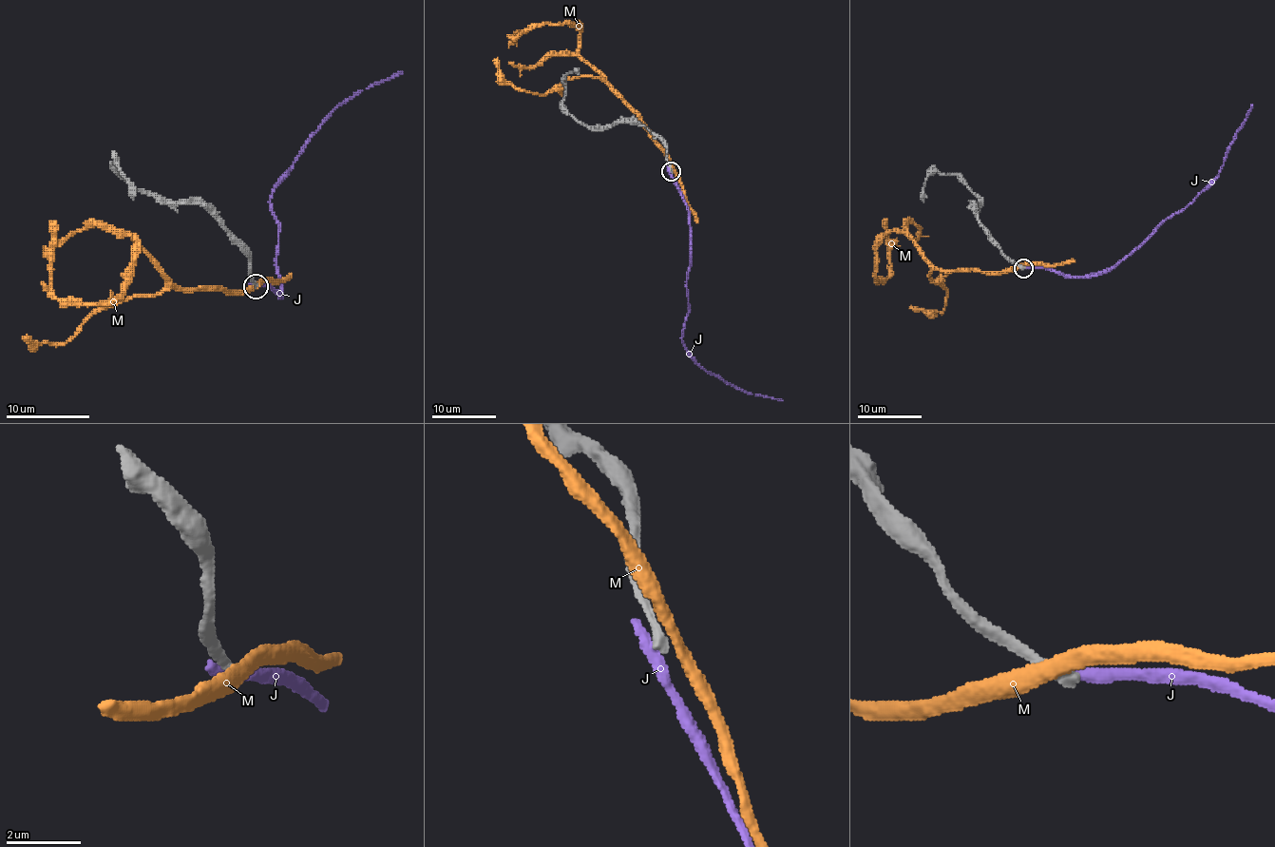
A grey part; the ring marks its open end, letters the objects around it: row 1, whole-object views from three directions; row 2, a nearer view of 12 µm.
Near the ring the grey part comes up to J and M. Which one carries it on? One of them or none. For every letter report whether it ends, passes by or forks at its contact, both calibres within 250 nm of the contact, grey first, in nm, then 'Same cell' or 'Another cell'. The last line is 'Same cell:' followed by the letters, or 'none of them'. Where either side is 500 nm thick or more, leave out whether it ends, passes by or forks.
J: It ends there. Thickness 320 nm (grey) against 400 nm. Another cell
M: It passes by. Thickness 360 nm (grey) against 380 nm. Another cell
Same cell: none of them

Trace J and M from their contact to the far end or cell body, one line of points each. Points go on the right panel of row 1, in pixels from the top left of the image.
J: (1023, 266), (1044, 266), (1063, 276), (1101, 275), (1131, 255), (1219, 173), (1252, 105)
M: (1019, 266), (938, 270), (906, 234), (888, 231), (875, 250), (875, 280), (888, 275), (890, 239), (884, 219)

